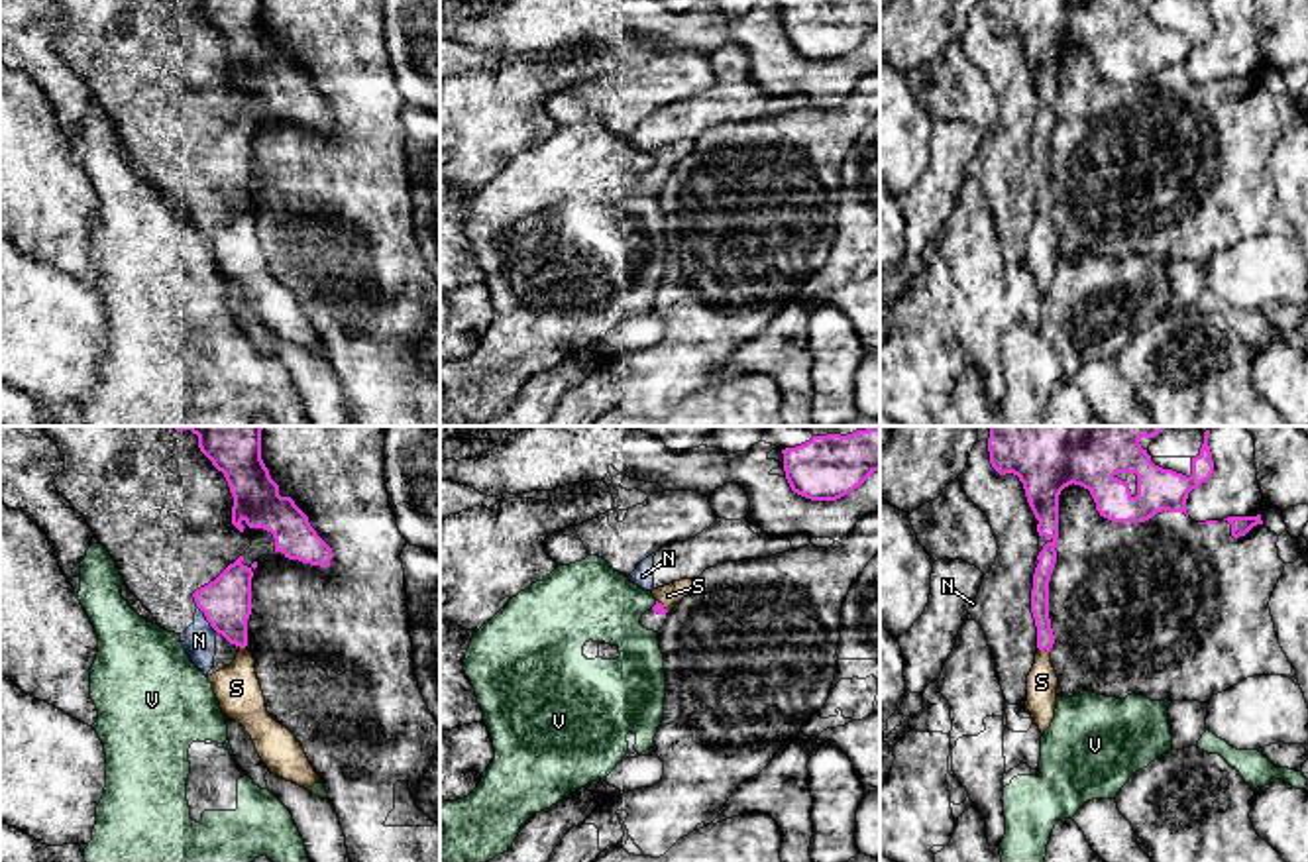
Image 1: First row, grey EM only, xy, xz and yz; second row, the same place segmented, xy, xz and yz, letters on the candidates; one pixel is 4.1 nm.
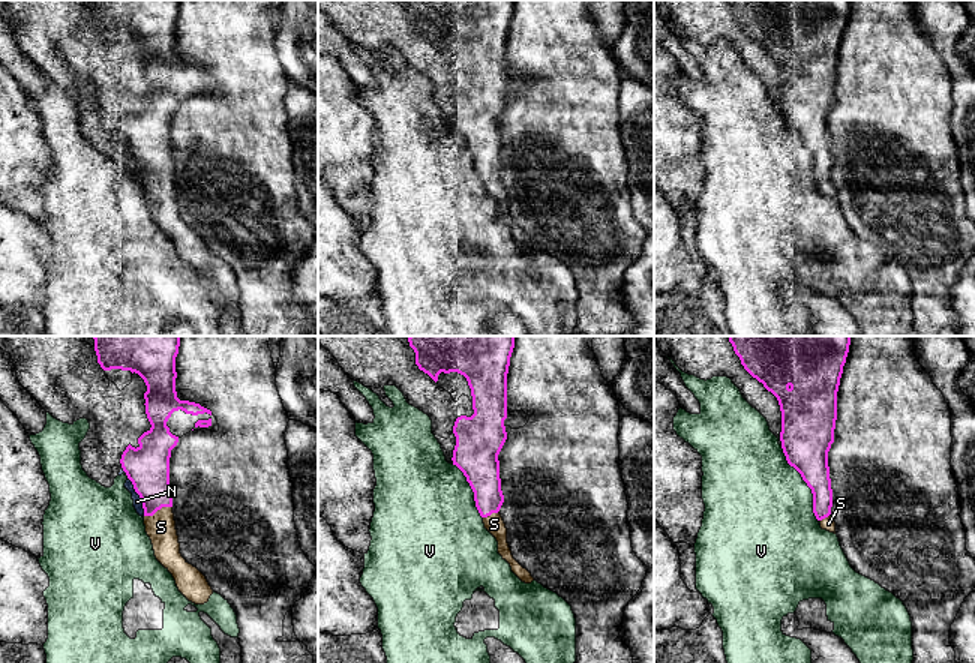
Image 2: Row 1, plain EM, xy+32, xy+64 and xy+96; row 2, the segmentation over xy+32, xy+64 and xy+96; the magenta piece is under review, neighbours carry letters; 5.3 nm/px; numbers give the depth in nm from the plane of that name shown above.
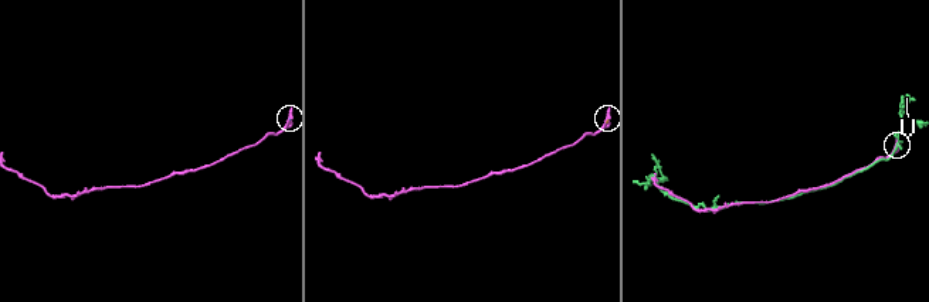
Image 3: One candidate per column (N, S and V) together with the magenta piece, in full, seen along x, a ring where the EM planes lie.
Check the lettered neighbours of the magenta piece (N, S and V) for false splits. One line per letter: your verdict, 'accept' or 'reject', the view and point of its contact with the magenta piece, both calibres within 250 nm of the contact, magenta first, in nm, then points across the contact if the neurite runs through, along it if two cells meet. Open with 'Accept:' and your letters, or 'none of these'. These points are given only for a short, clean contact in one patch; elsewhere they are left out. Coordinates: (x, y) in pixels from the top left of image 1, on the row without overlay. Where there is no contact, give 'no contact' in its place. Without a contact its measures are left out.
Accept: S
N: reject | xy (207, 179) | 200/140 nm
S: accept | yz (1043, 209) | 80/130 nm
V: reject | xz (654, 165) | 50/320 nm

